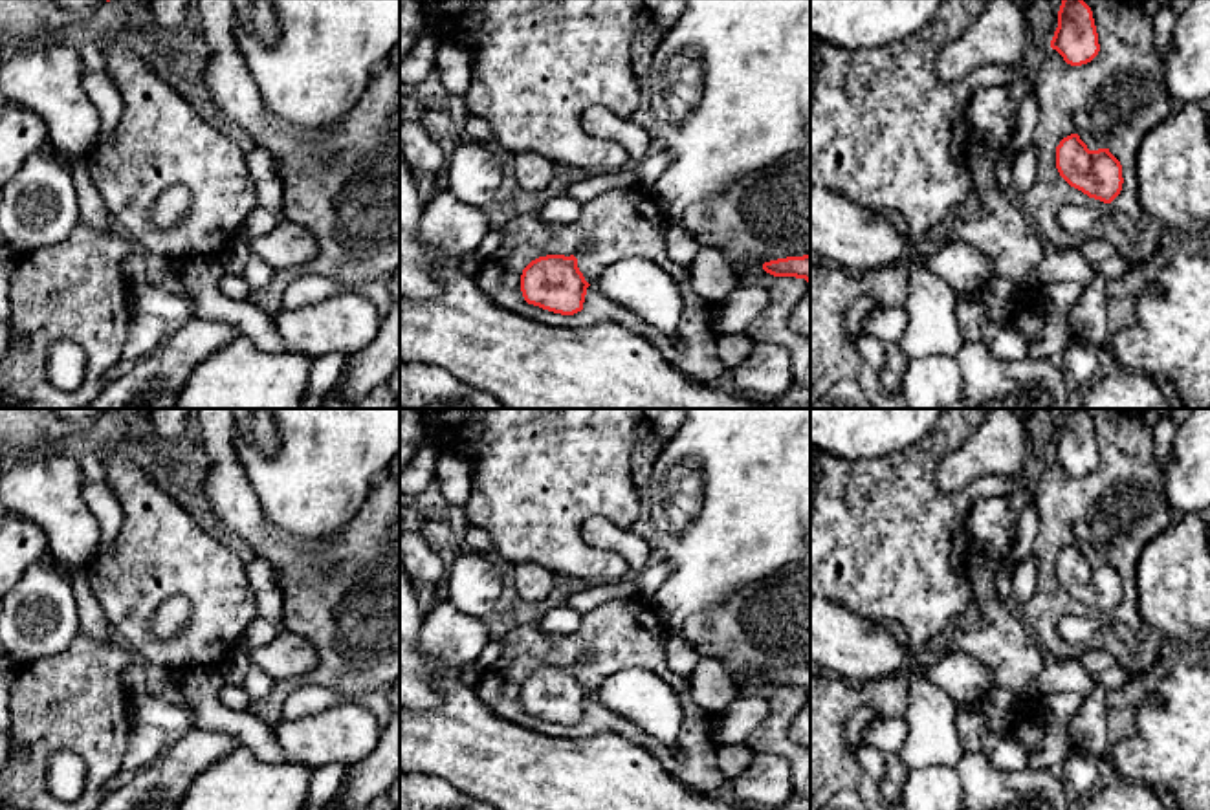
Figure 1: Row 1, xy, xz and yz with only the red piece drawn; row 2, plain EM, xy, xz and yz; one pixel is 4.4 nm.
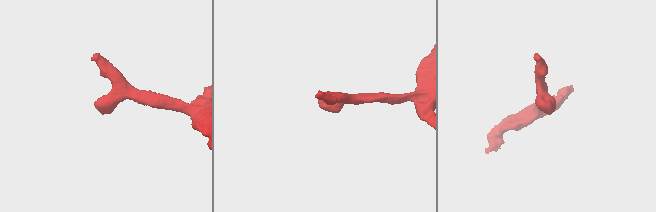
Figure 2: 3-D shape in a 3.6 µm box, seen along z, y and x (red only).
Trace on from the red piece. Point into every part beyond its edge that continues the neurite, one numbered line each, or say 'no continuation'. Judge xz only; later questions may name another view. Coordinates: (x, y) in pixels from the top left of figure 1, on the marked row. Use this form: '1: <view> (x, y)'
no continuation

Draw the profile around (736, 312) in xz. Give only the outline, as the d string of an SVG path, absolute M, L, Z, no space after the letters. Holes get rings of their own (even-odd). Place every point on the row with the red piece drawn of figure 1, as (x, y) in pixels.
M739 284L717 302L717 335L744 334L750 323L768 308L768 291L763 286Z

